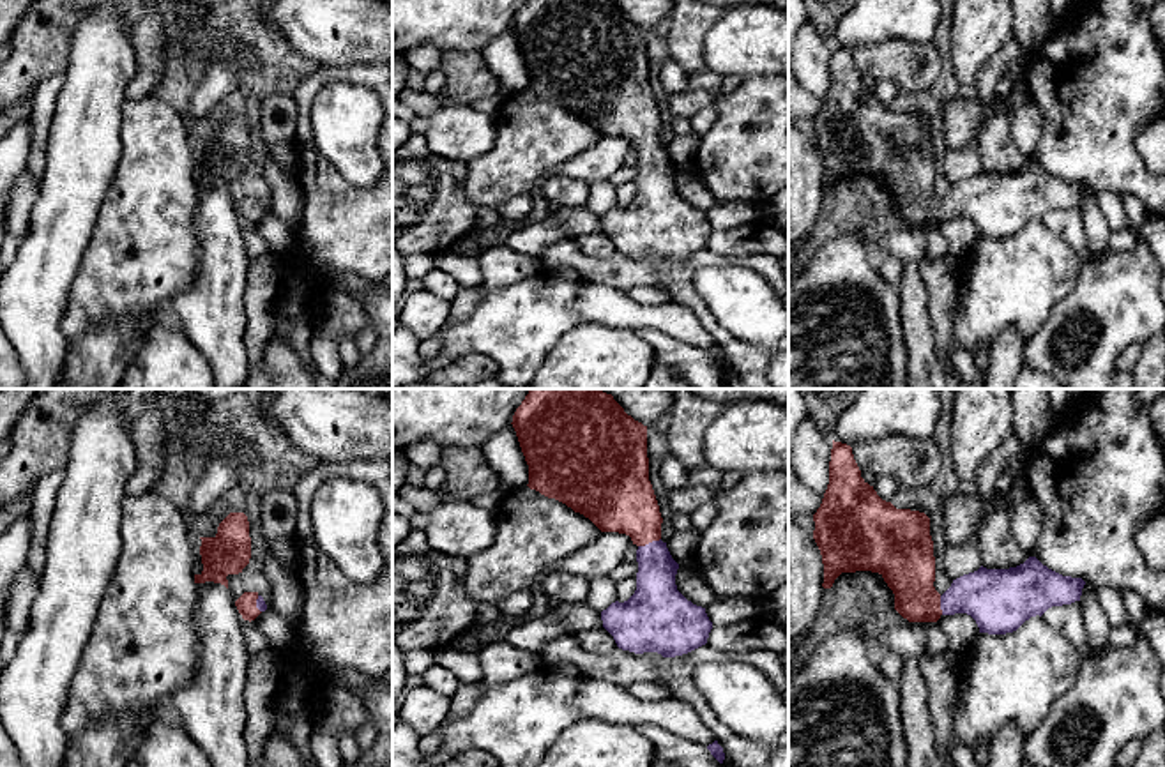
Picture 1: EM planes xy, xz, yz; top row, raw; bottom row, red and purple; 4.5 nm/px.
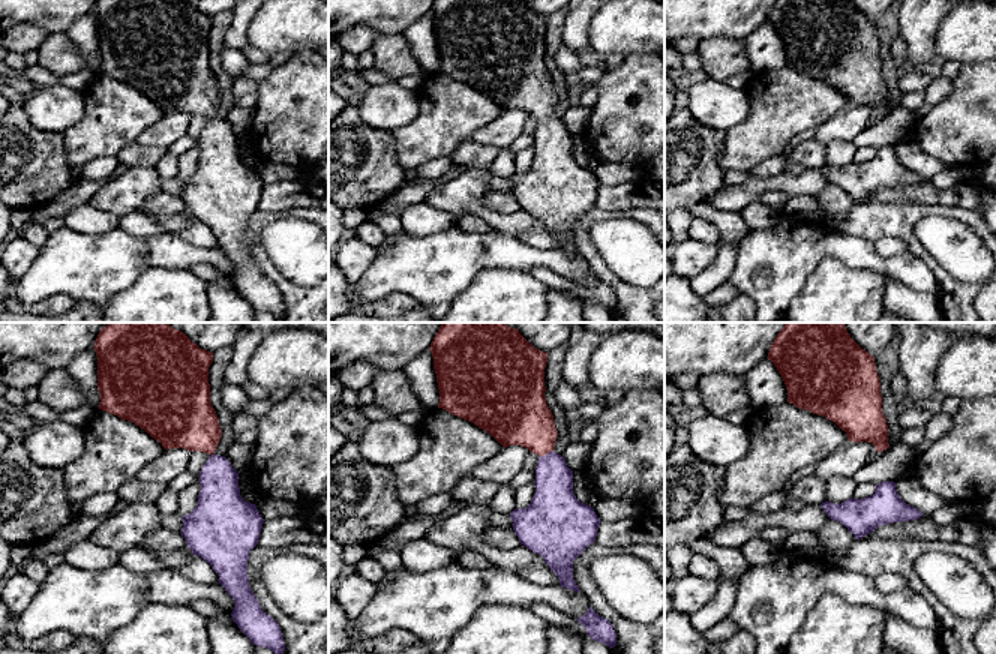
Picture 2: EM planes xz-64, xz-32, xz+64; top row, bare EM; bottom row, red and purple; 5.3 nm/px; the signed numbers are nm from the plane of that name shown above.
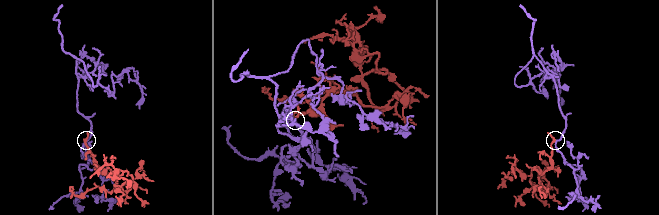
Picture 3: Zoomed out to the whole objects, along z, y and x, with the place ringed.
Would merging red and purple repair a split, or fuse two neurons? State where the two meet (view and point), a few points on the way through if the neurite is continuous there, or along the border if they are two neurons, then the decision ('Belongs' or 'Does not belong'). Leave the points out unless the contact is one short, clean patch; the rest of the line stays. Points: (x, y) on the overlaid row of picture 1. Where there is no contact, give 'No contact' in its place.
Touches red at xz (649, 541). Path across: xz (617, 497), (642, 522), (649, 541), (656, 566), (656, 594). Belongs

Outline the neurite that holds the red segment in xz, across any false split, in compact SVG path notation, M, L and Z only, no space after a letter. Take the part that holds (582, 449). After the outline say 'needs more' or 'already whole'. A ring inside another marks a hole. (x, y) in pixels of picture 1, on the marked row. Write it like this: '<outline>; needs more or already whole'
M530 389L513 415L522 452L529 465L529 488L555 498L575 513L589 518L601 532L619 532L631 537L636 550L636 590L624 603L612 603L601 611L603 627L622 650L635 654L658 652L663 657L688 654L707 643L712 622L705 608L688 601L675 585L679 564L661 541L661 513L649 481L647 426L635 421L601 389Z; needs more

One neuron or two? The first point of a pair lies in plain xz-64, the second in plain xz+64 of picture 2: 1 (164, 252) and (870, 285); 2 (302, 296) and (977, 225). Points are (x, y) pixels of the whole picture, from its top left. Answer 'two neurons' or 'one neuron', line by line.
1: two neurons
2: one neuron

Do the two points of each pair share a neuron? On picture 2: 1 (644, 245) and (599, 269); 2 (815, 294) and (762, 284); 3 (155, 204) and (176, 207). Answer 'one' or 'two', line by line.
1: two
2: two
3: one

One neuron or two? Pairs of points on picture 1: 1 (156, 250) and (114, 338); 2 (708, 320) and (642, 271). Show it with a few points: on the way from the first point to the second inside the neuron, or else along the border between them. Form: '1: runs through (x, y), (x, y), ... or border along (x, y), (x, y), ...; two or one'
1: border along (165, 306), (140, 317), (110, 317), (85, 333); two
2: runs through (693, 303), (660, 273); one

